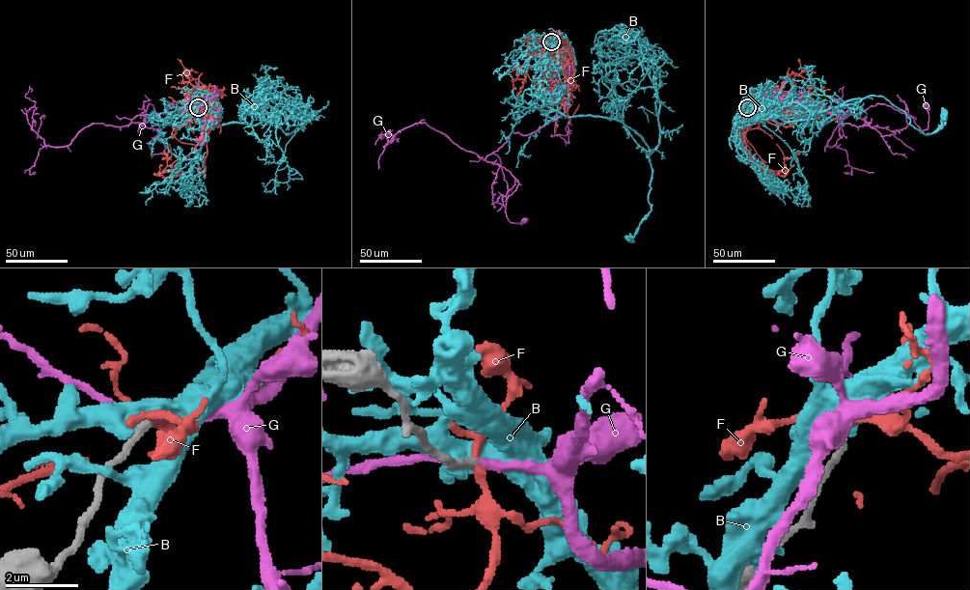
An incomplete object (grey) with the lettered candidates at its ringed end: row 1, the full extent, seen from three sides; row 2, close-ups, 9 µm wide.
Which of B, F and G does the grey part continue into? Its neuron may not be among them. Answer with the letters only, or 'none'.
G

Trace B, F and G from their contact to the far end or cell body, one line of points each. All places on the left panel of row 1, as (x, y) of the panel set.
B: (198, 107), (207, 100), (208, 128), (254, 125), (298, 96), (293, 131), (285, 133), (276, 116)
F: (198, 107), (186, 114), (202, 126), (210, 122), (206, 138), (168, 172), (163, 171), (170, 158), (163, 152)
G: (198, 107), (210, 95), (215, 111), (140, 115), (151, 103), (154, 109), (152, 130), (161, 129), (171, 105)

